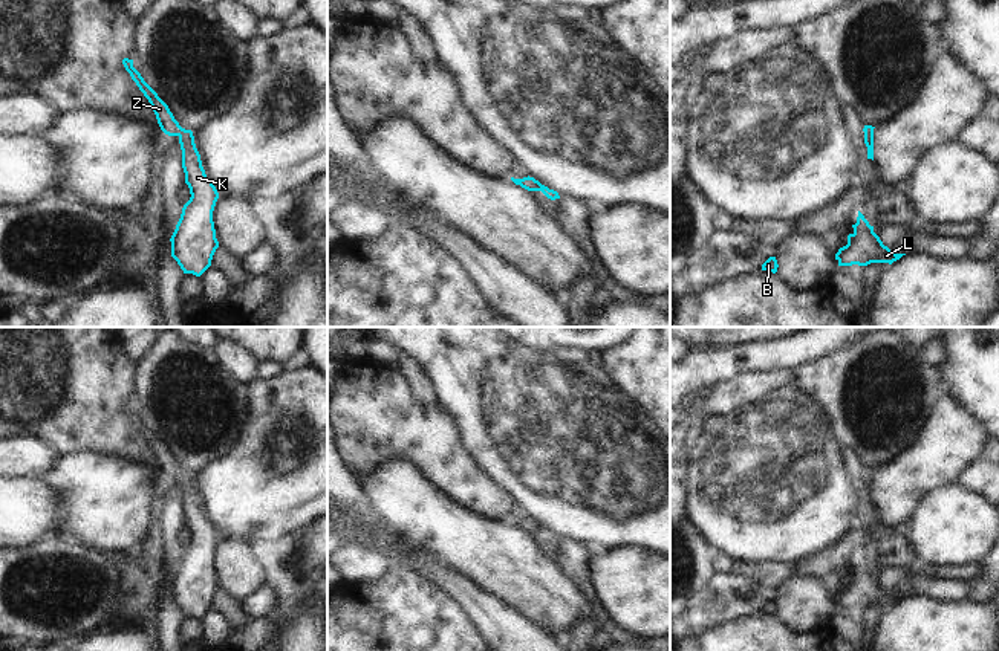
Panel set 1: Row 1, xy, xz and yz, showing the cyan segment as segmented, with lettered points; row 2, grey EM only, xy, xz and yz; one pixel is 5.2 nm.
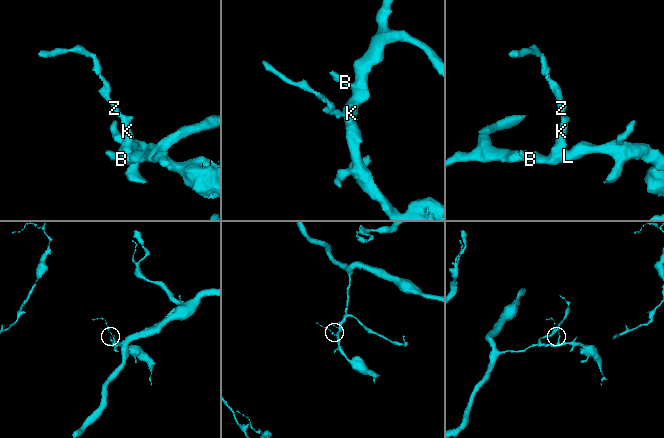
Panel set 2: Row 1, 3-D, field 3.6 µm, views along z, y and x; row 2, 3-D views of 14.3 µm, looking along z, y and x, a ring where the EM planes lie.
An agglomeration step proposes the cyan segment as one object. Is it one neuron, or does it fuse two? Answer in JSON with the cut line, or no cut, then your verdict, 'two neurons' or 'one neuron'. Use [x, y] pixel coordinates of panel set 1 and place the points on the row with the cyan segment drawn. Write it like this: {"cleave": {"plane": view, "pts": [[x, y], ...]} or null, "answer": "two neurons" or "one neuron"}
{"cleave": null, "answer": "one neuron"}

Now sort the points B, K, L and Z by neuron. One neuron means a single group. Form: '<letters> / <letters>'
B K L Z

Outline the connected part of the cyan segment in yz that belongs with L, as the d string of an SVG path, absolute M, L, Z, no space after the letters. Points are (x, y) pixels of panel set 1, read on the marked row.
M858 211L857 223L852 225L854 232L848 235L848 245L835 254L838 266L867 266L870 263L889 263L900 260L906 254L895 254L883 245L874 232L874 226Z

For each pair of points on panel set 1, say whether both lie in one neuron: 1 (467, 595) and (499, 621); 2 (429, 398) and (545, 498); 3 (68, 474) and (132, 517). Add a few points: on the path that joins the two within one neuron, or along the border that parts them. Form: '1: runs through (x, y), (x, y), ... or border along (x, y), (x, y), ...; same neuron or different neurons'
1: runs through (475, 602), (491, 616); same neuron
2: border along (423, 369), (438, 402); different neurons
3: runs through (83, 482), (106, 502), (117, 502); same neuron

